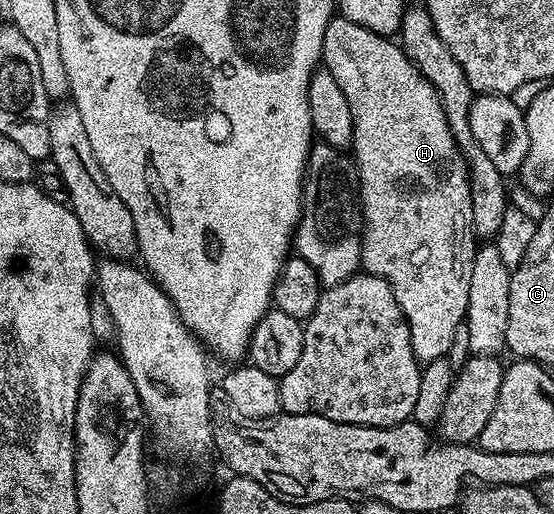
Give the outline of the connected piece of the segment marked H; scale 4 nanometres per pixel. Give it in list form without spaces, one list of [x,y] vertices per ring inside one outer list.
[[[333,17],[326,25],[326,37],[322,37],[322,53],[320,54],[323,70],[330,73],[338,81],[339,88],[346,95],[346,101],[352,107],[354,137],[351,150],[356,160],[356,171],[360,175],[360,209],[362,212],[362,253],[360,262],[363,270],[370,275],[377,275],[386,280],[390,289],[394,289],[394,297],[408,318],[410,341],[421,364],[429,363],[435,359],[447,356],[450,345],[454,341],[454,333],[458,333],[458,325],[465,322],[470,301],[470,273],[474,269],[474,257],[478,246],[477,236],[472,229],[472,206],[470,205],[470,185],[468,184],[468,165],[464,155],[456,146],[454,137],[450,133],[450,125],[446,121],[446,113],[440,104],[438,93],[426,81],[426,77],[419,71],[412,58],[404,51],[399,42],[391,38],[375,35],[370,29],[358,25],[354,21],[343,17]]]

